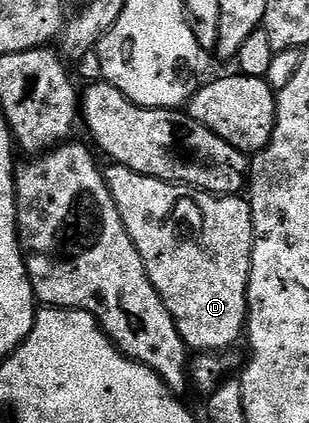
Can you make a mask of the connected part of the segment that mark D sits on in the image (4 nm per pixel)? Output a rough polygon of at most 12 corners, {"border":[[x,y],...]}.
{"border":[[105,175],[188,349],[247,323],[250,203]]}

